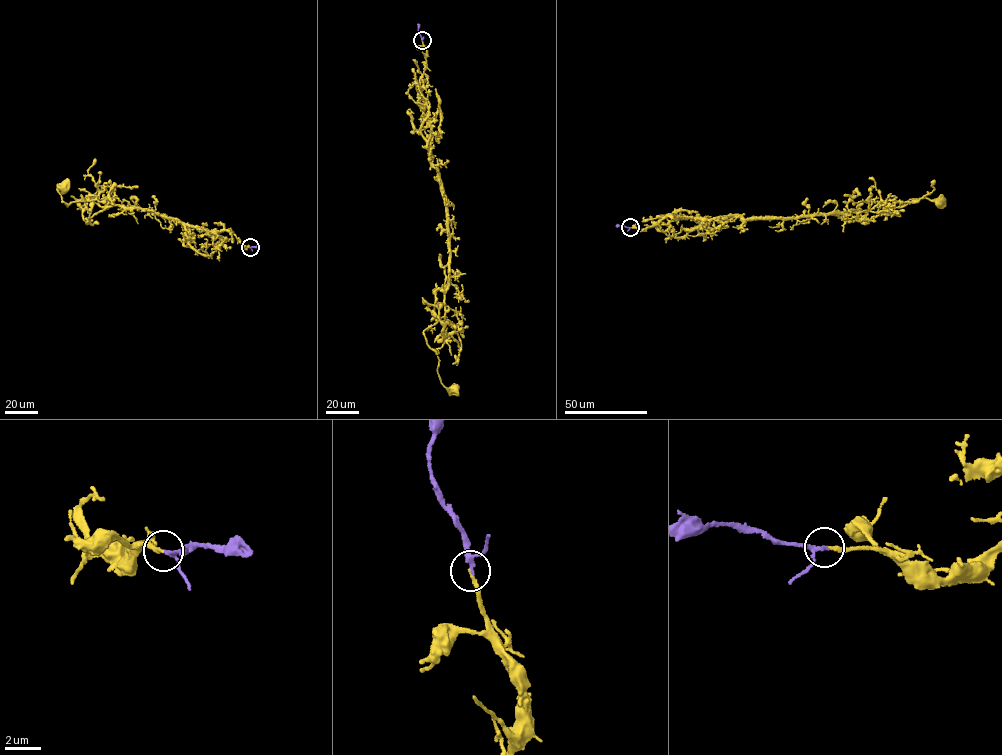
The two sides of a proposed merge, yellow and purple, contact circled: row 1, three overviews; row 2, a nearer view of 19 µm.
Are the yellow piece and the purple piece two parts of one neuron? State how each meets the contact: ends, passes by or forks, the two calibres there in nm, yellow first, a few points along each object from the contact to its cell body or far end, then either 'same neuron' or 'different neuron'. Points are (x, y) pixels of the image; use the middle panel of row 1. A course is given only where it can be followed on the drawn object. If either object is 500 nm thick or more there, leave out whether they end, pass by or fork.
yellow ends | purple passes by | 150/180 nm | yellow via (421, 40), (419, 104), (446, 205), (449, 253), (445, 315), (423, 332), (441, 383), (456, 388) | purple via (421, 40), (418, 24) | same neuron

